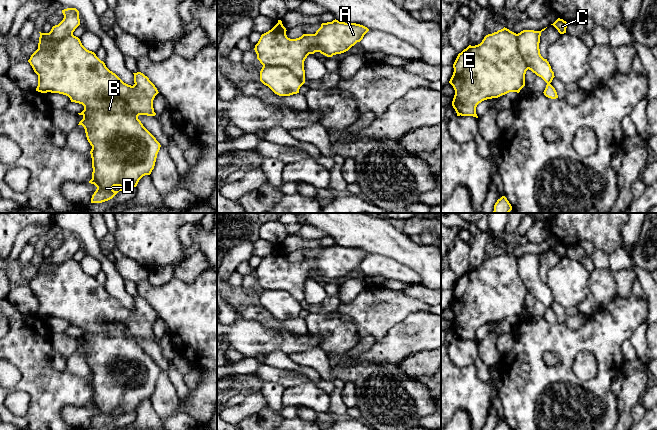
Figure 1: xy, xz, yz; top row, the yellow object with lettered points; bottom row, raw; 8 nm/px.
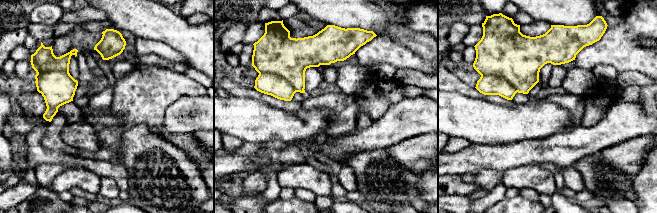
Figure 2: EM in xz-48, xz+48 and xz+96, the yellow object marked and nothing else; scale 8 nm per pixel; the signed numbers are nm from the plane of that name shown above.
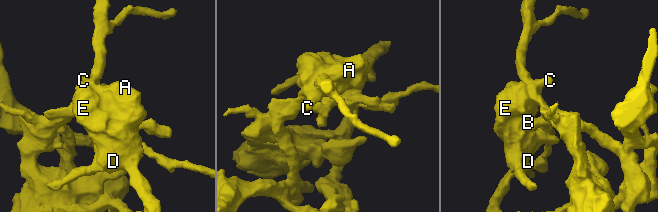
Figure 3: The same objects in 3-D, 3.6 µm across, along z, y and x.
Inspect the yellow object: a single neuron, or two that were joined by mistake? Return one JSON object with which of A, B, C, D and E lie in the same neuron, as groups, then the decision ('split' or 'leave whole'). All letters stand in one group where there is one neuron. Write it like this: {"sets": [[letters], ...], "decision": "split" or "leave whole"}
{"sets": [["A", "B", "D", "E"], ["C"]], "decision": "split"}

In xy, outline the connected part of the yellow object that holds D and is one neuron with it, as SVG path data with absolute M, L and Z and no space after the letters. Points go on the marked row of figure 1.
M73 34L56 41L47 49L41 49L38 43L38 49L31 55L28 62L38 75L36 91L63 94L68 96L71 102L84 106L84 110L78 113L83 116L78 125L84 127L87 140L92 146L90 154L93 172L89 183L94 184L97 189L92 195L91 203L108 201L119 191L136 187L143 176L151 174L161 145L143 126L138 116L156 115L153 108L153 100L159 92L147 76L141 72L133 73L135 84L131 86L124 83L115 73L106 67L105 63L94 52L87 50L82 45L80 39Z

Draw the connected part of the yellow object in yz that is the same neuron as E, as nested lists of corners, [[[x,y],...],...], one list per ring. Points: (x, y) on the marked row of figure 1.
[[[503,28],[488,34],[478,45],[469,45],[458,54],[454,72],[449,81],[455,90],[452,106],[457,116],[478,118],[476,107],[484,100],[498,98],[509,92],[517,92],[525,86],[525,74],[528,67],[518,49],[518,34]]]

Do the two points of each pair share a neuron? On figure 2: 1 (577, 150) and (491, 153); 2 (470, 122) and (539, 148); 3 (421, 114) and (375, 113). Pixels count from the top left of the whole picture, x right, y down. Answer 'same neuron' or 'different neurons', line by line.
1: same neuron
2: different neurons
3: different neurons

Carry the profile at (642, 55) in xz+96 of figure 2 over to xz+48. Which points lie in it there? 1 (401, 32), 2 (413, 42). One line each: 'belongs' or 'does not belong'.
1: does not belong
2: does not belong

